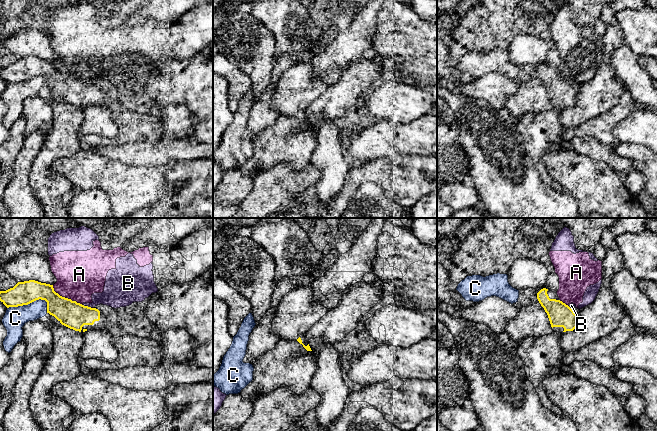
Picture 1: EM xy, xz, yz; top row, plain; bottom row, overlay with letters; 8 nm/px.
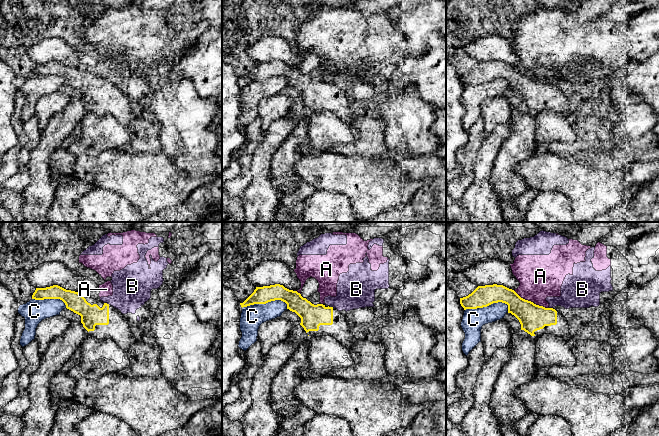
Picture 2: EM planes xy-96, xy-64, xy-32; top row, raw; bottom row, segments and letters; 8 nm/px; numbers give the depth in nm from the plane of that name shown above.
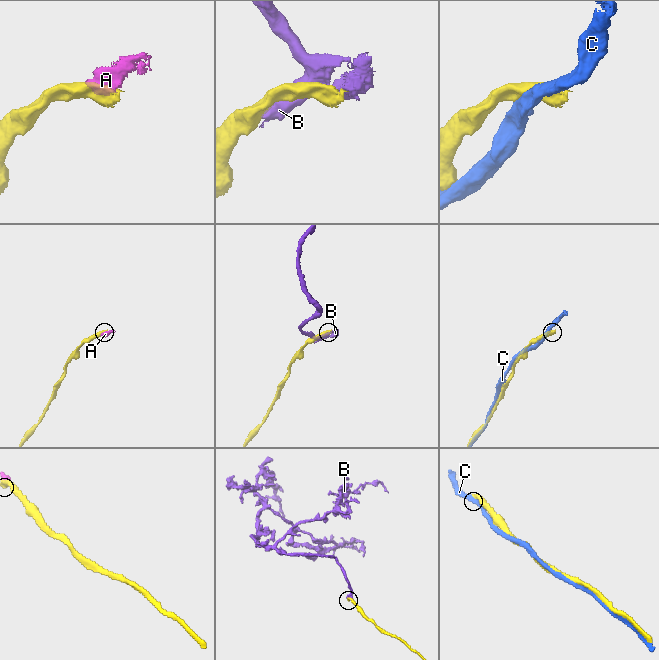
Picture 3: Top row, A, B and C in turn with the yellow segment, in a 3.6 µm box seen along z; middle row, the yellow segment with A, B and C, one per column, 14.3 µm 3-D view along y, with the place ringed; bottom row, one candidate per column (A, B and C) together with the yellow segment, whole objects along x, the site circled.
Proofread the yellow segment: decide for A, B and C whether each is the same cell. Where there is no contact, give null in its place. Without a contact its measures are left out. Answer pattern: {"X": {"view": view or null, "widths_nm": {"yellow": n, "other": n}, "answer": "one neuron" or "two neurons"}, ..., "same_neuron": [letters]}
{"A": {"view": "xy", "widths_nm": {"yellow": 220, "other": 380}, "answer": "two neurons"}, "B": {"view": "xy", "widths_nm": {"yellow": 220, "other": 200}, "answer": "two neurons"}, "C": {"view": "xy", "widths_nm": {"yellow": 190, "other": 180}, "answer": "two neurons"}, "same_neuron": []}

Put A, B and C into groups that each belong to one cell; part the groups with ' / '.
A B / C

